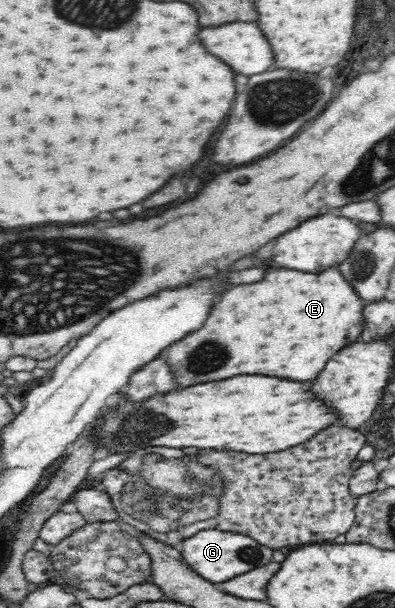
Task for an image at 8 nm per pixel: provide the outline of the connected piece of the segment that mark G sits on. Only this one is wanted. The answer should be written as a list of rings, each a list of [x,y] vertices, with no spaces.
[[[207,529],[199,531],[195,536],[182,540],[179,544],[183,560],[201,576],[201,579],[219,584],[232,580],[239,574],[245,574],[257,566],[271,562],[271,548],[259,544],[250,536],[222,530]]]

